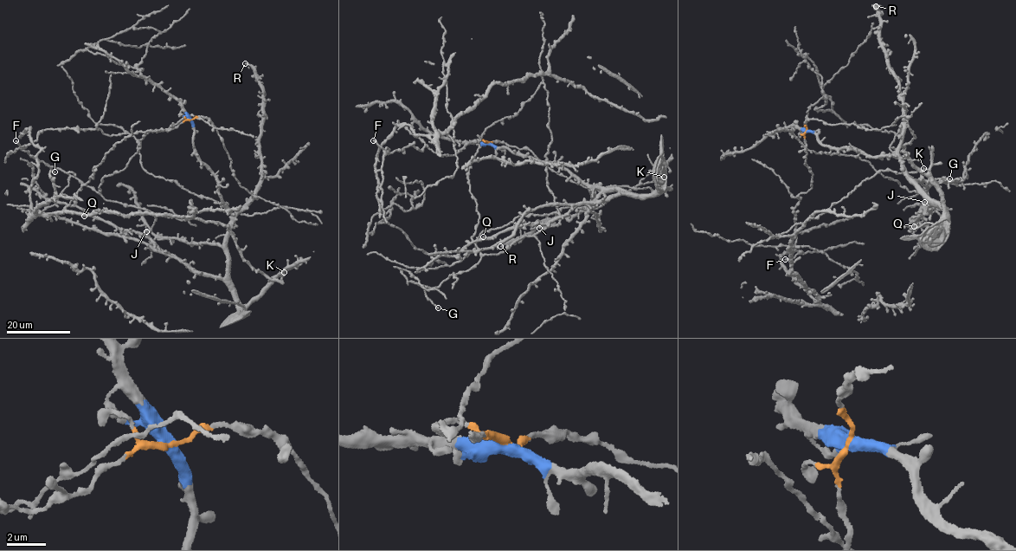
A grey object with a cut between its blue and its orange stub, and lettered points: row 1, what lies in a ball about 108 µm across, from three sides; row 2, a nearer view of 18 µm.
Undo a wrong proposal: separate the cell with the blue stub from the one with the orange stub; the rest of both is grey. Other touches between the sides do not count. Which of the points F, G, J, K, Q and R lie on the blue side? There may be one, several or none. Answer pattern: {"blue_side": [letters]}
{"blue_side": ["J", "K", "Q", "R"]}

